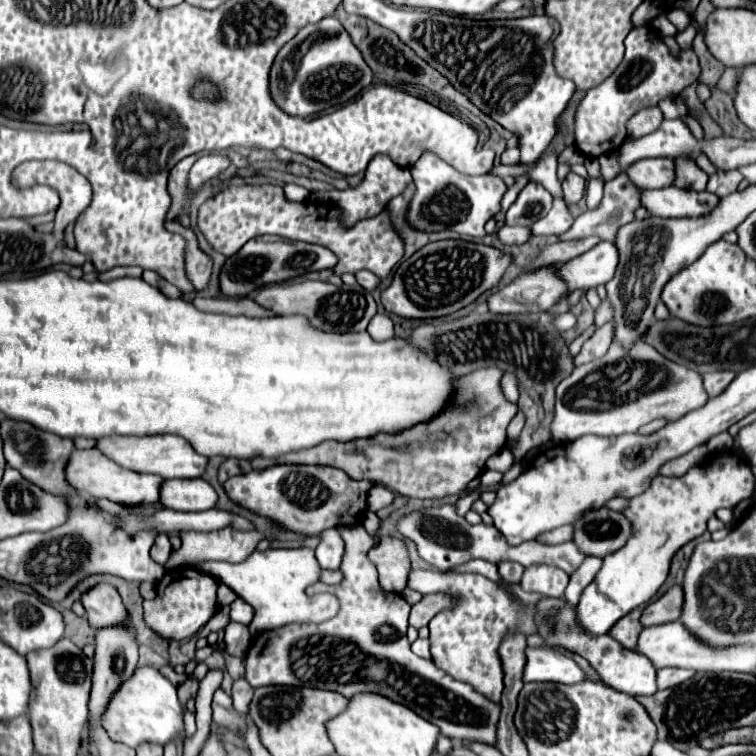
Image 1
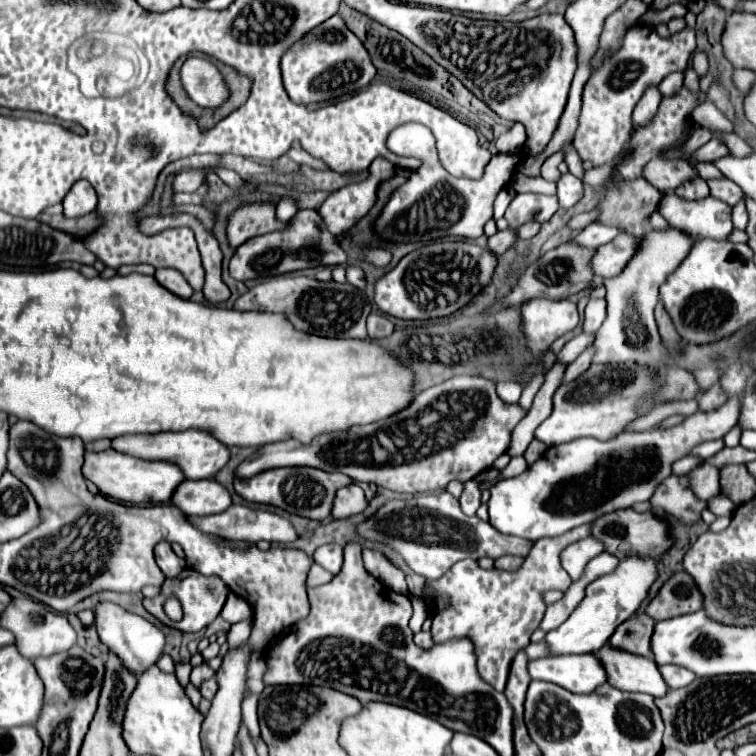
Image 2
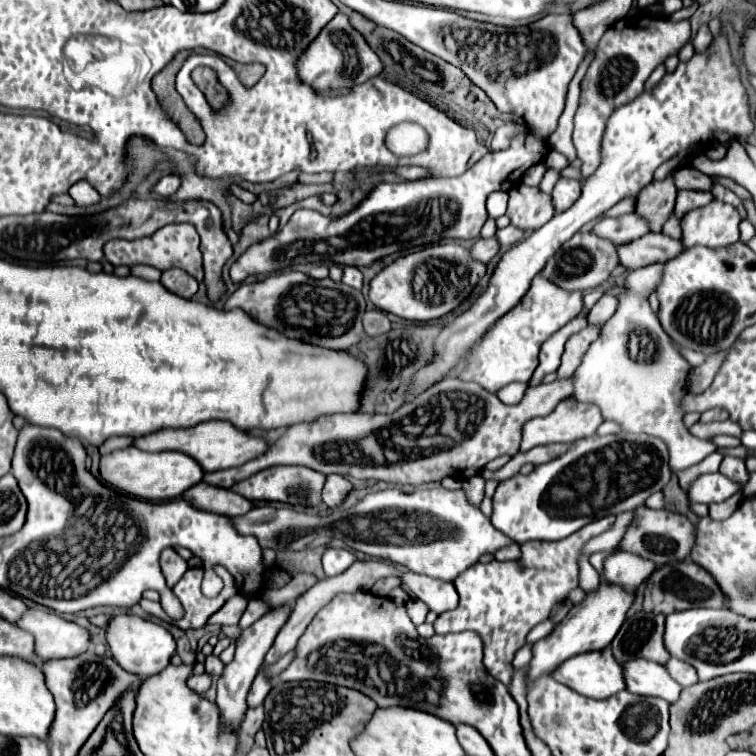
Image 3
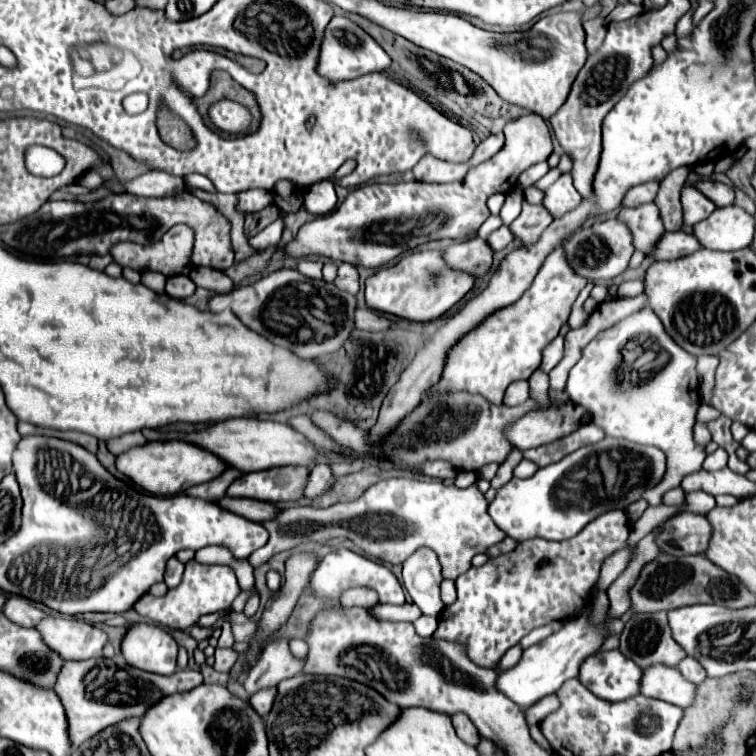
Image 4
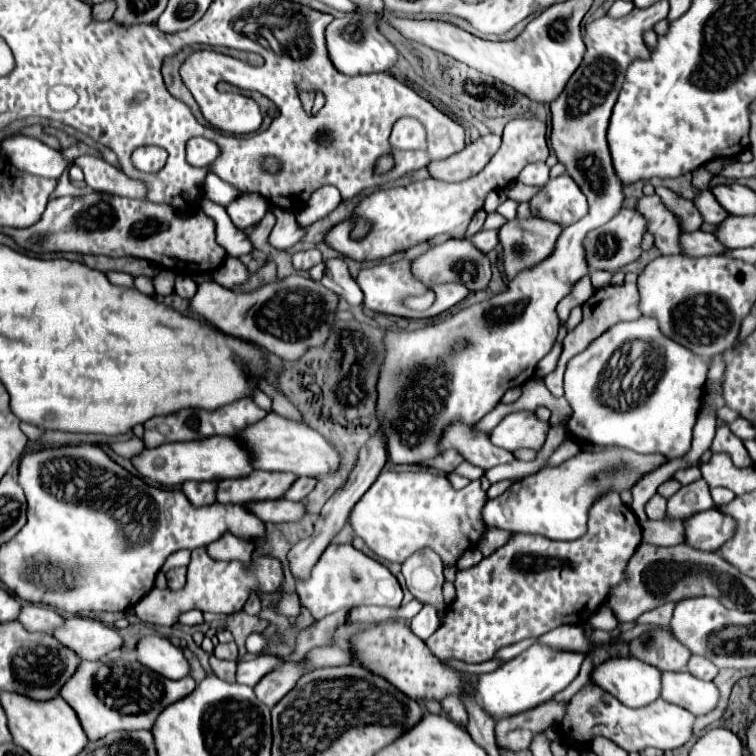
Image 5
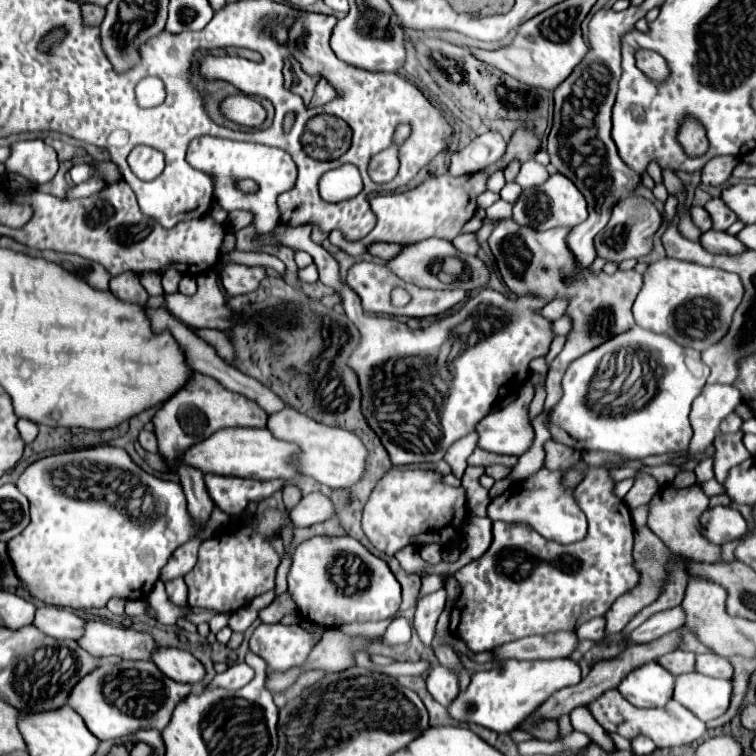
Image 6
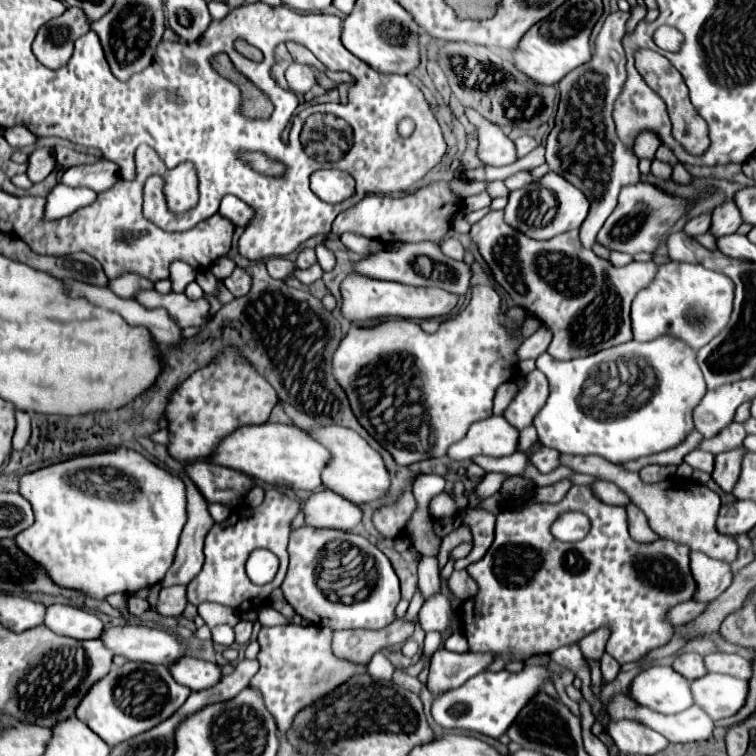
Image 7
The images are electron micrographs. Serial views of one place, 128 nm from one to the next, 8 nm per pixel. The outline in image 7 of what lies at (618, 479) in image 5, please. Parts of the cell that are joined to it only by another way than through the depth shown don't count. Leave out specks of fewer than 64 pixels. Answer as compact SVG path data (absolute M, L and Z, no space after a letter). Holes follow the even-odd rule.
M566 512L566 516L560 516L556 526L552 526L552 534L564 542L576 542L588 534L588 518L580 512Z

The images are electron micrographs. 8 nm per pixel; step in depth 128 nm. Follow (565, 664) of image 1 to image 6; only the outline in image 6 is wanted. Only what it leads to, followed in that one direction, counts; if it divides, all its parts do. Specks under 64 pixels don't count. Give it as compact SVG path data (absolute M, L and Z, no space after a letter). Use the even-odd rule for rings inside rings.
M656 662L644 664L644 668L638 668L632 676L626 676L618 690L638 708L662 708L674 696L674 682L676 676L666 672L666 668Z

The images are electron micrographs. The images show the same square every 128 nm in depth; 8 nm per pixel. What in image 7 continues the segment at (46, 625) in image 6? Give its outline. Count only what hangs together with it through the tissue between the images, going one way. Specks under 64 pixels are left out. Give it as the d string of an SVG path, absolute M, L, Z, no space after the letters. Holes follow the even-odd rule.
M70 604L48 606L44 624L50 630L54 630L56 634L70 636L76 640L100 638L104 632L104 622L96 614L92 614L84 608L70 606Z

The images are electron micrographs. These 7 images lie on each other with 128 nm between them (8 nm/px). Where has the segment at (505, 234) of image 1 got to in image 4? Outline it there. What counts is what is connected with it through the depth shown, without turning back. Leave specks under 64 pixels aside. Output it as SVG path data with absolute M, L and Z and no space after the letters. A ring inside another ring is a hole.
M480 236L464 242L454 242L446 250L442 250L442 258L448 268L466 272L474 278L486 276L492 266L492 250Z

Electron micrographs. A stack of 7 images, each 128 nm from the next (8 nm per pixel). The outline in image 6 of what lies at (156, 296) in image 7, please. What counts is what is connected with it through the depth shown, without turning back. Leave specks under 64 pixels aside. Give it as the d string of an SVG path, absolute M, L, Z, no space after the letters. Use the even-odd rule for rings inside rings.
M216 274L198 278L198 292L184 296L180 292L164 294L168 310L192 328L228 328L228 306L216 286Z

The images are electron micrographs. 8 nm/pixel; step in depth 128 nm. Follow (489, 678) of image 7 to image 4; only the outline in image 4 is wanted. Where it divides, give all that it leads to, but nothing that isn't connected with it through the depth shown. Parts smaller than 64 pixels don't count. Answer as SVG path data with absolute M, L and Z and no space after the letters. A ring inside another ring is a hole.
M586 608L584 612L578 612L572 620L566 620L564 626L556 634L548 636L544 642L536 646L526 648L520 662L514 668L500 672L500 676L496 678L496 688L504 696L508 696L512 702L516 702L522 710L526 710L538 700L542 700L544 696L558 692L566 680L576 678L580 664L602 646L604 634L606 634L604 624L592 626L588 622L588 612L590 608Z

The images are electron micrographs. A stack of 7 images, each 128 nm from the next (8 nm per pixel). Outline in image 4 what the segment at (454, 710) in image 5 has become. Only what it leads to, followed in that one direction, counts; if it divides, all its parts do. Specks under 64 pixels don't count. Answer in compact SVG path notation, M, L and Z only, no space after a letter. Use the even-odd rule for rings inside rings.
M456 712L456 714L452 716L452 724L454 724L454 728L456 728L456 734L458 734L464 742L468 742L468 744L472 744L472 746L476 746L476 744L480 742L480 736L478 736L476 726L474 726L472 720L470 720L468 716L464 716L462 712Z

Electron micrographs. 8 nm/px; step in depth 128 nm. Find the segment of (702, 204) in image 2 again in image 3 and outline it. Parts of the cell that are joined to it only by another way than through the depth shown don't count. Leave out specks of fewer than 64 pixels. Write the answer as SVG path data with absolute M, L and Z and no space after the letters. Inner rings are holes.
M712 200L708 208L700 208L696 212L688 212L682 224L682 240L684 246L708 246L708 248L724 248L732 246L740 240L740 222L742 216L730 204Z

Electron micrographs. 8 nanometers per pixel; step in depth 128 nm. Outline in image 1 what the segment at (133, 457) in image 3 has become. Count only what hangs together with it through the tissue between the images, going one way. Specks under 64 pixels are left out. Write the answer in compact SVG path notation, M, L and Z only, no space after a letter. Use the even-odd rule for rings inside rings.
M98 448L74 450L72 460L68 462L68 468L66 468L66 476L68 476L68 482L82 494L96 496L96 498L108 498L108 500L124 504L124 506L158 502L160 486L164 482L164 478L158 474L142 474L142 472L134 472L134 470L118 466L114 460L104 456Z

